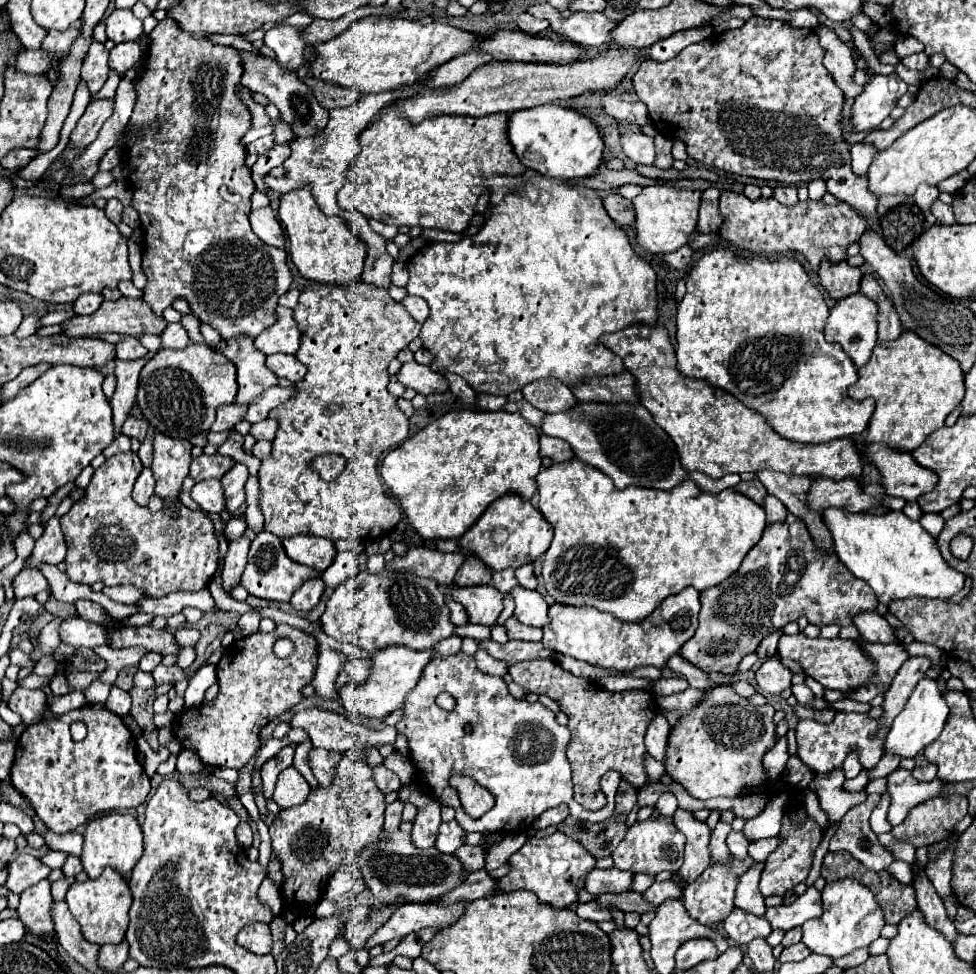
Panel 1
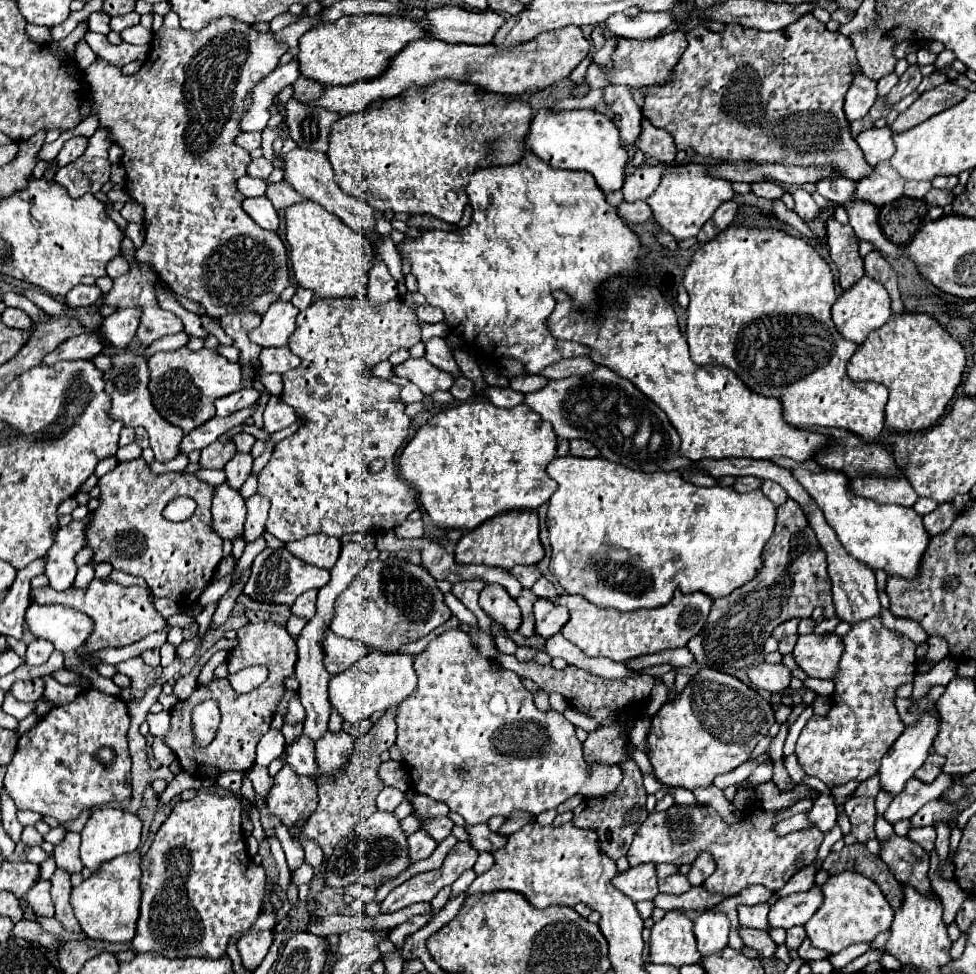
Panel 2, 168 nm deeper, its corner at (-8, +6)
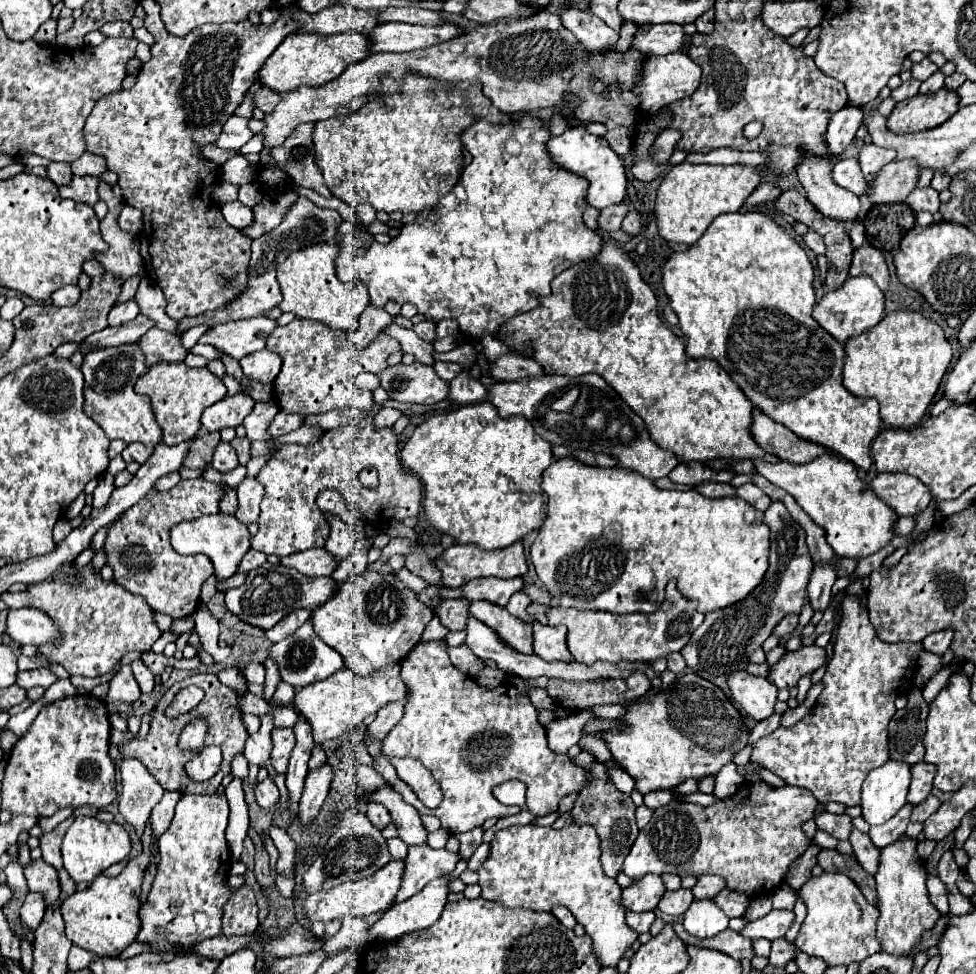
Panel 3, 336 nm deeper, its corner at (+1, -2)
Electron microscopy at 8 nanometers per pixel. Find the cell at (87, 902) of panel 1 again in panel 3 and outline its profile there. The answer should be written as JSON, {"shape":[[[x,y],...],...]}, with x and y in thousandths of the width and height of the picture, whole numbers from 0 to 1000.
{"shape":[[[152,842],[144,860],[147,875],[143,879],[135,881],[119,901],[111,901],[111,899],[102,897],[102,901],[98,901],[88,914],[78,914],[74,920],[68,920],[64,924],[61,936],[64,936],[64,943],[68,947],[68,961],[78,971],[92,975],[105,984],[111,984],[111,982],[117,984],[131,969],[137,967],[137,963],[143,955],[143,943],[141,943],[143,910],[145,910],[148,893],[154,885],[155,857],[156,850]]]}

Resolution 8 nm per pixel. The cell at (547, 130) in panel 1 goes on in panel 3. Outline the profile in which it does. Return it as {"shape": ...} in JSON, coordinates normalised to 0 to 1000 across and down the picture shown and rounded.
{"shape":[[[598,127],[584,129],[574,140],[564,140],[559,150],[561,150],[561,158],[568,164],[568,168],[572,168],[574,172],[588,177],[588,179],[592,179],[605,187],[605,193],[600,199],[600,205],[605,211],[617,216],[617,214],[623,214],[627,209],[635,209],[639,205],[639,201],[641,201],[641,179],[639,179],[639,170],[637,170],[635,160],[629,158],[629,154],[623,150],[623,146],[619,142],[605,138]]]}

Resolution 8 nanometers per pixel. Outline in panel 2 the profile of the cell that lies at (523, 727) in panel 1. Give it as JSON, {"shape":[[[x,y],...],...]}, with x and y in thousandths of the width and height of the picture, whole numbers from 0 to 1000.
{"shape":[[[470,645],[458,647],[452,653],[448,653],[446,657],[442,657],[438,661],[438,665],[425,674],[425,692],[429,696],[429,702],[425,706],[425,710],[415,717],[415,721],[409,723],[407,727],[407,766],[413,774],[413,782],[419,791],[419,799],[421,799],[421,807],[425,813],[435,815],[444,821],[456,823],[460,828],[462,834],[468,834],[474,838],[474,842],[485,848],[485,846],[495,846],[499,844],[503,838],[522,838],[528,832],[540,832],[544,836],[554,836],[556,832],[563,830],[571,830],[575,823],[579,823],[581,819],[589,817],[589,815],[597,815],[601,819],[614,819],[618,815],[624,815],[626,811],[630,811],[630,807],[634,807],[634,799],[636,799],[636,791],[634,786],[624,786],[624,784],[612,784],[612,782],[601,782],[597,778],[597,764],[591,760],[589,756],[589,745],[573,731],[563,729],[563,731],[554,731],[548,721],[544,710],[536,704],[534,696],[524,690],[513,686],[509,680],[501,680],[499,676],[491,674],[491,669],[485,665],[481,653],[476,649],[472,649]]]}

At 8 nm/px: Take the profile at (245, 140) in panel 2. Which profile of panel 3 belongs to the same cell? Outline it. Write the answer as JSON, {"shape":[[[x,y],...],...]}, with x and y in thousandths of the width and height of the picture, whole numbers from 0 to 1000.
{"shape":[[[213,148],[213,152],[209,150],[207,152],[207,158],[211,160],[211,162],[215,162],[215,164],[219,164],[221,168],[230,168],[234,162],[238,162],[238,160],[244,160],[246,156],[242,154],[227,154],[227,152],[223,152],[223,150],[219,150],[219,148]]]}

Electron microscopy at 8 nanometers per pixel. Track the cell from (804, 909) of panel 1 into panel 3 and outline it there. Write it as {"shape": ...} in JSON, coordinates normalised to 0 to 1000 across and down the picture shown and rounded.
{"shape":[[[789,934],[783,943],[766,947],[758,959],[764,963],[770,963],[770,965],[777,965],[777,963],[795,965],[807,957],[811,947],[814,947],[811,934]]]}

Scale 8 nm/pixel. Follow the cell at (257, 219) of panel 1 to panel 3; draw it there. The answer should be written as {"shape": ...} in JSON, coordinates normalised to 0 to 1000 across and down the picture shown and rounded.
{"shape":[[[244,205],[242,207],[234,207],[234,209],[227,209],[227,220],[232,224],[232,228],[240,234],[252,234],[256,232],[256,228],[260,226],[260,218],[258,214],[246,209]]]}

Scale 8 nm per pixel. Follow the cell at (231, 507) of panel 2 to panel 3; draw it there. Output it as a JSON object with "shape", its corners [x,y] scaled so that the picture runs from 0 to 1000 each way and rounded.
{"shape":[[[230,526],[205,530],[201,534],[197,534],[195,538],[182,538],[180,542],[176,542],[174,552],[176,552],[176,563],[184,569],[211,569],[211,571],[215,571],[223,595],[236,593],[242,587],[244,577],[256,565],[254,542],[248,536],[244,536],[240,530],[230,528]]]}

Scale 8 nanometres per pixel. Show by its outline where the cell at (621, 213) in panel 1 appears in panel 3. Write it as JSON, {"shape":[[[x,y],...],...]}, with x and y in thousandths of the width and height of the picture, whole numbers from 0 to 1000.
{"shape":[[[645,216],[643,220],[641,220],[641,224],[639,224],[639,228],[637,228],[637,236],[639,238],[643,238],[643,240],[648,240],[648,242],[652,242],[654,238],[656,238],[656,220],[652,218],[652,216]]]}

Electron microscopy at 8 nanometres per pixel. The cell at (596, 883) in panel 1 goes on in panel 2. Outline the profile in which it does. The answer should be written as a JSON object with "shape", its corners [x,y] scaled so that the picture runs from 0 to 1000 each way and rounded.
{"shape":[[[655,887],[651,891],[644,891],[642,895],[634,897],[626,908],[636,914],[640,920],[644,920],[649,926],[657,924],[669,924],[675,918],[673,912],[673,895],[667,887]]]}

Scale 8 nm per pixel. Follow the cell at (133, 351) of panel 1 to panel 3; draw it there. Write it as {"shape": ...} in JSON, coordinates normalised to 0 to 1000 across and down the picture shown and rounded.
{"shape":[[[131,308],[127,312],[121,312],[113,318],[111,322],[111,335],[123,335],[123,333],[129,333],[129,331],[135,331],[139,324],[143,322],[143,316],[137,308]]]}

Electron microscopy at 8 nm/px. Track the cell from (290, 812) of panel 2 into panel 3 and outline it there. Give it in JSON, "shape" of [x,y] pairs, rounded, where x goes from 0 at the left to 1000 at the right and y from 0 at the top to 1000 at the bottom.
{"shape":[[[273,799],[270,803],[264,803],[262,807],[262,823],[266,830],[279,830],[287,821],[287,813],[279,799]]]}

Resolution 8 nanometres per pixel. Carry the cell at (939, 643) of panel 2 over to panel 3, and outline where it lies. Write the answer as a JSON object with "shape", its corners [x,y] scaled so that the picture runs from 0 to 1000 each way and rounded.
{"shape":[[[963,647],[963,649],[957,649],[957,651],[949,653],[945,661],[947,661],[947,665],[949,665],[951,669],[965,674],[965,671],[971,667],[973,657],[975,657],[975,647]]]}

